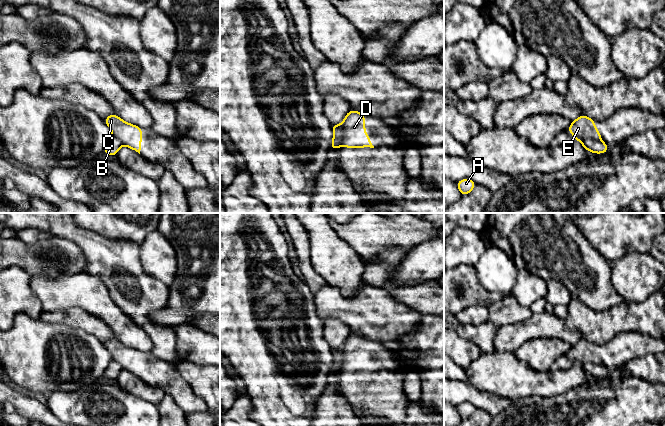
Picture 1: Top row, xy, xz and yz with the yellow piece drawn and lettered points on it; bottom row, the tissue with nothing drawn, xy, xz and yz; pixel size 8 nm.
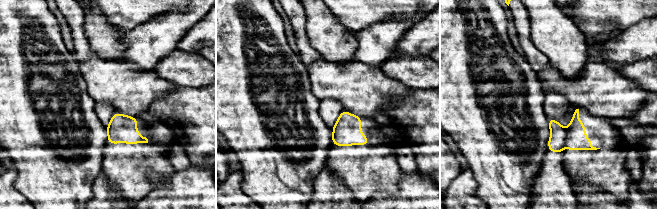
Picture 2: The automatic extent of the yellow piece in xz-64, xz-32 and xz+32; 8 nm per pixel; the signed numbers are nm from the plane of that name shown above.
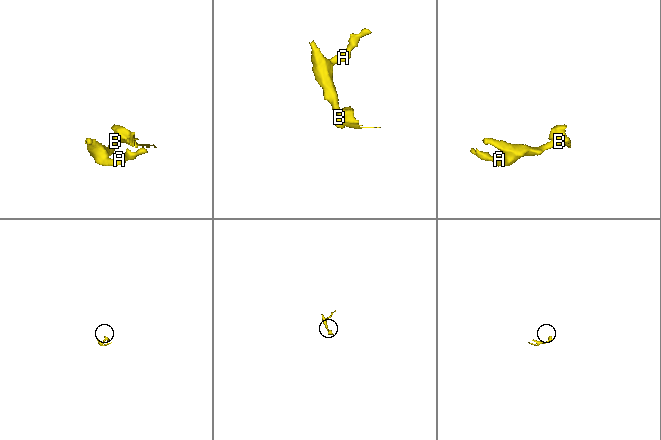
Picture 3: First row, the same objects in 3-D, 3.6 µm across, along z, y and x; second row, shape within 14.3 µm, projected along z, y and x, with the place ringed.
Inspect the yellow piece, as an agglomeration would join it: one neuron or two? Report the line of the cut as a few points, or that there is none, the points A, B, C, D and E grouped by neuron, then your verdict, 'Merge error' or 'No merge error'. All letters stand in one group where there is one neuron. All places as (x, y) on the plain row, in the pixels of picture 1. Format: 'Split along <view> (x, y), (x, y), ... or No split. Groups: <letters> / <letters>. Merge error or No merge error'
Split along xz (340, 349), (342, 356), (341, 368). Groups: A B / C D E. Merge error

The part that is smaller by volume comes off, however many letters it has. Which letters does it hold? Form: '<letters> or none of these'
C, D, E

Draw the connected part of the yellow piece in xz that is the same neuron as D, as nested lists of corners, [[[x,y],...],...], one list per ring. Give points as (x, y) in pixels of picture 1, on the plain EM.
[[[350,334],[341,347],[343,361],[341,369],[347,372],[374,372],[370,361],[365,356],[364,338]]]

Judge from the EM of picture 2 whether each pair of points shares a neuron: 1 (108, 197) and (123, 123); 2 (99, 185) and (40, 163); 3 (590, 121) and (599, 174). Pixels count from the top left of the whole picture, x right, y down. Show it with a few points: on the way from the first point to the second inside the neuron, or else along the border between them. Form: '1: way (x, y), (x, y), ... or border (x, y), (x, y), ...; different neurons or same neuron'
1: border (101, 172), (107, 183), (118, 192), (121, 198); different neurons
2: border (101, 171), (93, 181), (92, 196), (90, 198); different neurons
3: way (590, 134), (590, 139), (600, 149), (600, 161); same neuron

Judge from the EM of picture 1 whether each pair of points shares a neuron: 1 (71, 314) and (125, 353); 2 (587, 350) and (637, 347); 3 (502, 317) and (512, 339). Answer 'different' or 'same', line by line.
1: different
2: same
3: different

